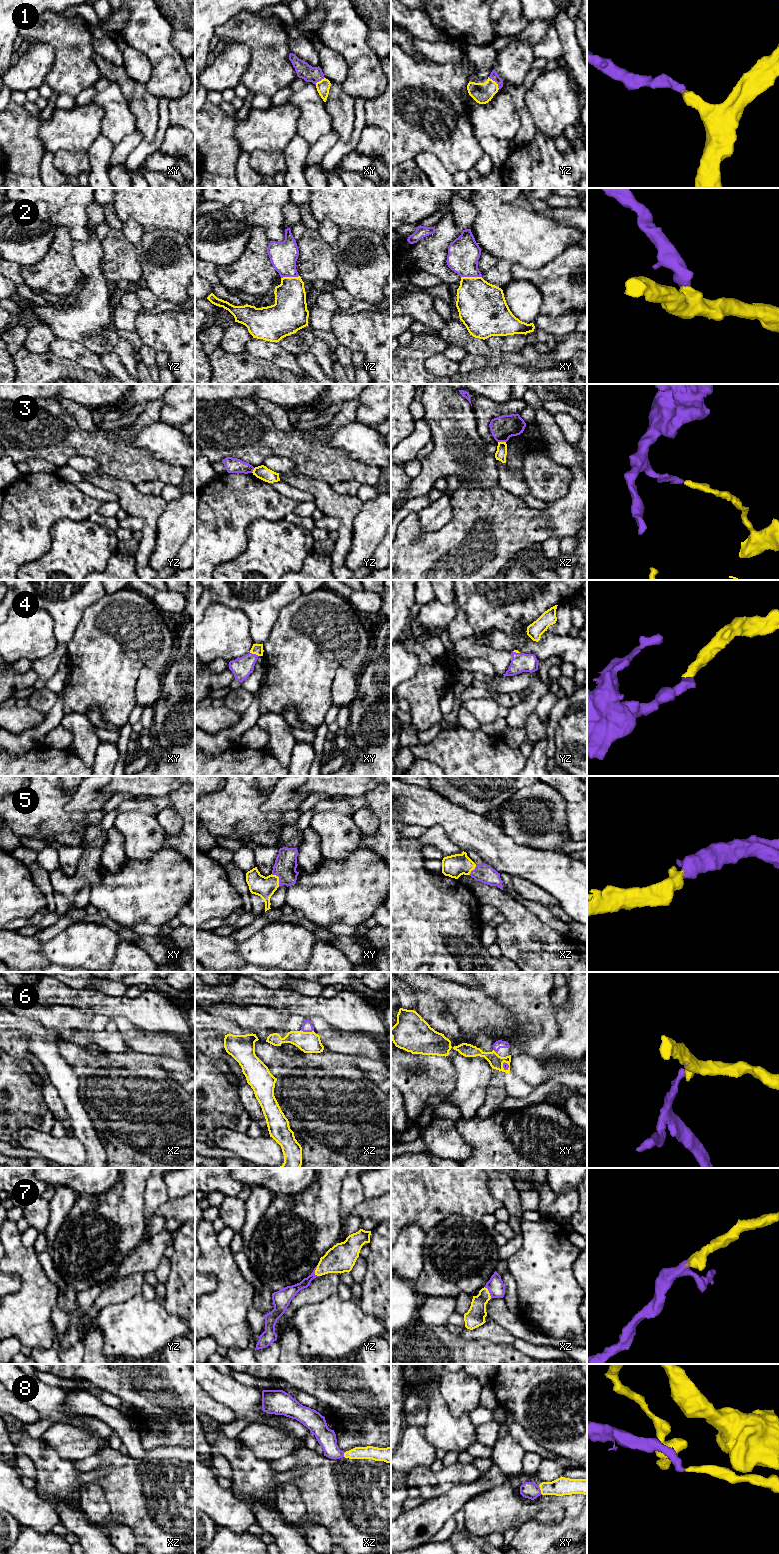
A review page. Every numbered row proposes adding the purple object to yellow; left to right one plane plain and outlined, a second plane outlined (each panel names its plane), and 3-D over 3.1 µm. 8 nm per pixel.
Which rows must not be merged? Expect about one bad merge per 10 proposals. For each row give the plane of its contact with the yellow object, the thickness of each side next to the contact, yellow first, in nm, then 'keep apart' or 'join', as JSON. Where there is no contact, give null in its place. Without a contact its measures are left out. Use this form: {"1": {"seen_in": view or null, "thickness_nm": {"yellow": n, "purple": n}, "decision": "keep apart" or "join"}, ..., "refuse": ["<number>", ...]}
{"1": {"seen_in": "yz", "thickness_nm": {"yellow": 170, "purple": 70}, "decision": "join"}, "2": {"seen_in": "xy", "thickness_nm": {"yellow": 380, "purple": 260}, "decision": "join"}, "3": {"seen_in": "xz", "thickness_nm": {"yellow": 90, "purple": 190}, "decision": "keep apart"}, "4": {"seen_in": "xy", "thickness_nm": {"yellow": 90, "purple": 170}, "decision": "join"}, "5": {"seen_in": "xy", "thickness_nm": {"yellow": 160, "purple": 180}, "decision": "join"}, "6": {"seen_in": "xz", "thickness_nm": {"yellow": 180, "purple": 90}, "decision": "keep apart"}, "7": {"seen_in": "yz", "thickness_nm": {"yellow": 220, "purple": 90}, "decision": "join"}, "8": {"seen_in": "xy", "thickness_nm": {"yellow": 140, "purple": 140}, "decision": "join"}, "refuse": ["3", "6"]}

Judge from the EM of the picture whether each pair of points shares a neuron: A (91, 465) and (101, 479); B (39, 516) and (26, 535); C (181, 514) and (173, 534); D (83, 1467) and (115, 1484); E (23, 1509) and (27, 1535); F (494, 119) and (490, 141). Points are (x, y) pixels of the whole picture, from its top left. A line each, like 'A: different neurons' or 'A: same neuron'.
A: different neurons
B: same neuron
C: same neuron
D: different neurons
E: different neurons
F: different neurons

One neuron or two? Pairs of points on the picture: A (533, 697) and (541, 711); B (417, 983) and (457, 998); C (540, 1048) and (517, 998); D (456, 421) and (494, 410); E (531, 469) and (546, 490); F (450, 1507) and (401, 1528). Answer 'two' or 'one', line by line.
A: two
B: one
C: one
D: two
E: one
F: one

